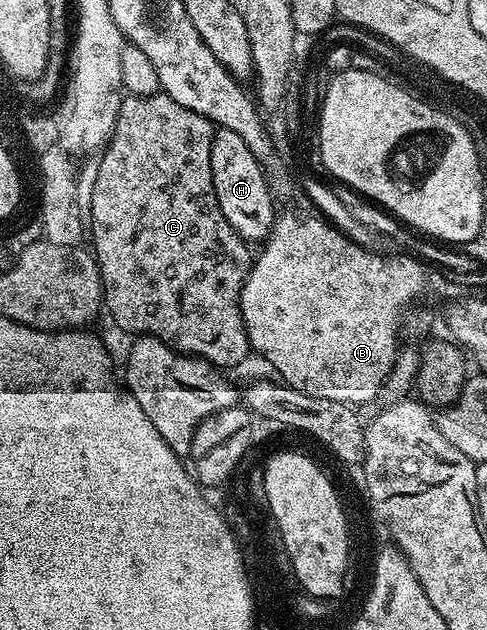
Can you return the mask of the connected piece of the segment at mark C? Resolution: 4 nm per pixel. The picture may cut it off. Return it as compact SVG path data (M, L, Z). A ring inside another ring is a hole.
M157 93L155 95L130 95L125 94L120 100L116 128L112 138L108 140L108 146L104 148L98 159L98 179L94 184L93 201L90 206L90 226L96 231L97 246L100 250L101 263L104 274L100 277L104 285L104 302L106 315L124 333L139 337L152 335L156 339L168 344L174 351L193 356L197 359L205 359L217 369L229 369L235 363L243 361L250 355L248 334L242 321L242 309L240 308L240 294L244 288L244 282L248 276L248 269L254 262L253 252L248 252L249 244L226 221L222 209L218 205L218 197L214 193L214 177L210 169L210 145L214 134L214 124L204 116L200 116L193 109L186 109L178 105L170 96Z

